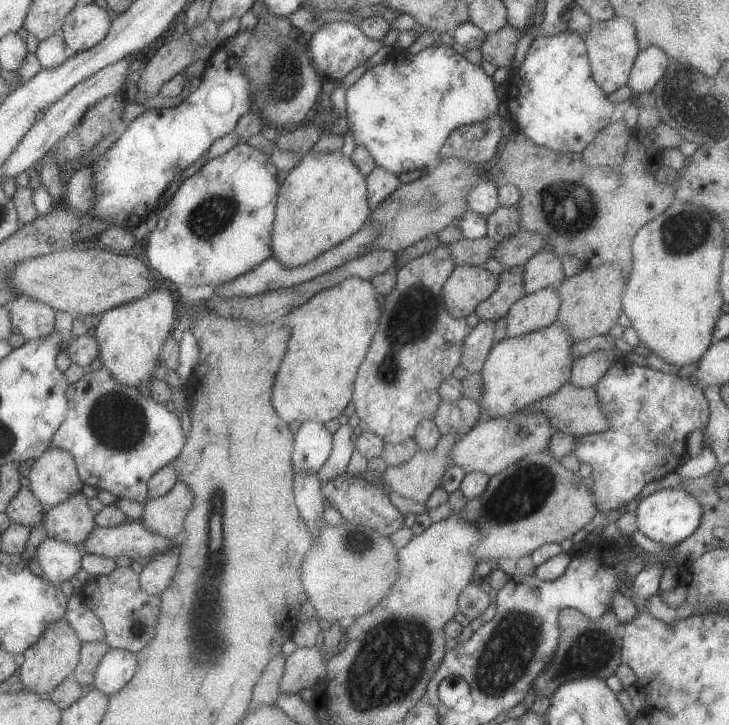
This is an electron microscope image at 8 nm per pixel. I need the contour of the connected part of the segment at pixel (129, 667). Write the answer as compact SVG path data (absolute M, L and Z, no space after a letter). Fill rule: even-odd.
M113 648L104 658L102 666L98 668L93 688L103 690L106 694L116 694L118 690L122 690L126 684L134 680L138 670L140 664L136 654Z

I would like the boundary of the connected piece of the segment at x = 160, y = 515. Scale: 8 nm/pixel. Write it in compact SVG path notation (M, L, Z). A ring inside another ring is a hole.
M178 481L166 496L153 498L145 507L143 521L150 530L166 538L180 538L186 532L186 522L196 506L196 492L190 484Z

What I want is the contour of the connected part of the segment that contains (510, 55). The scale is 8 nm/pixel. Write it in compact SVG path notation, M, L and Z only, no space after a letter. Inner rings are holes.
M508 24L498 32L486 33L486 40L484 40L482 48L479 48L483 60L488 60L494 66L509 68L514 60L517 44L522 36L523 32L520 29Z

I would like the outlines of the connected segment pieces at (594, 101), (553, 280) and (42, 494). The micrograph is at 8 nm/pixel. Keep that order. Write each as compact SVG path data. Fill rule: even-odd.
M576 32L536 37L528 48L518 72L506 80L503 102L508 106L515 131L554 152L581 153L600 130L616 122L626 122L630 130L637 128L638 108L627 99L612 103L592 78L587 46Z
M550 250L536 253L524 266L524 290L526 295L553 286L564 279L560 258Z
M51 448L37 460L31 473L31 488L49 509L80 494L86 483L81 477L77 458L62 448Z

